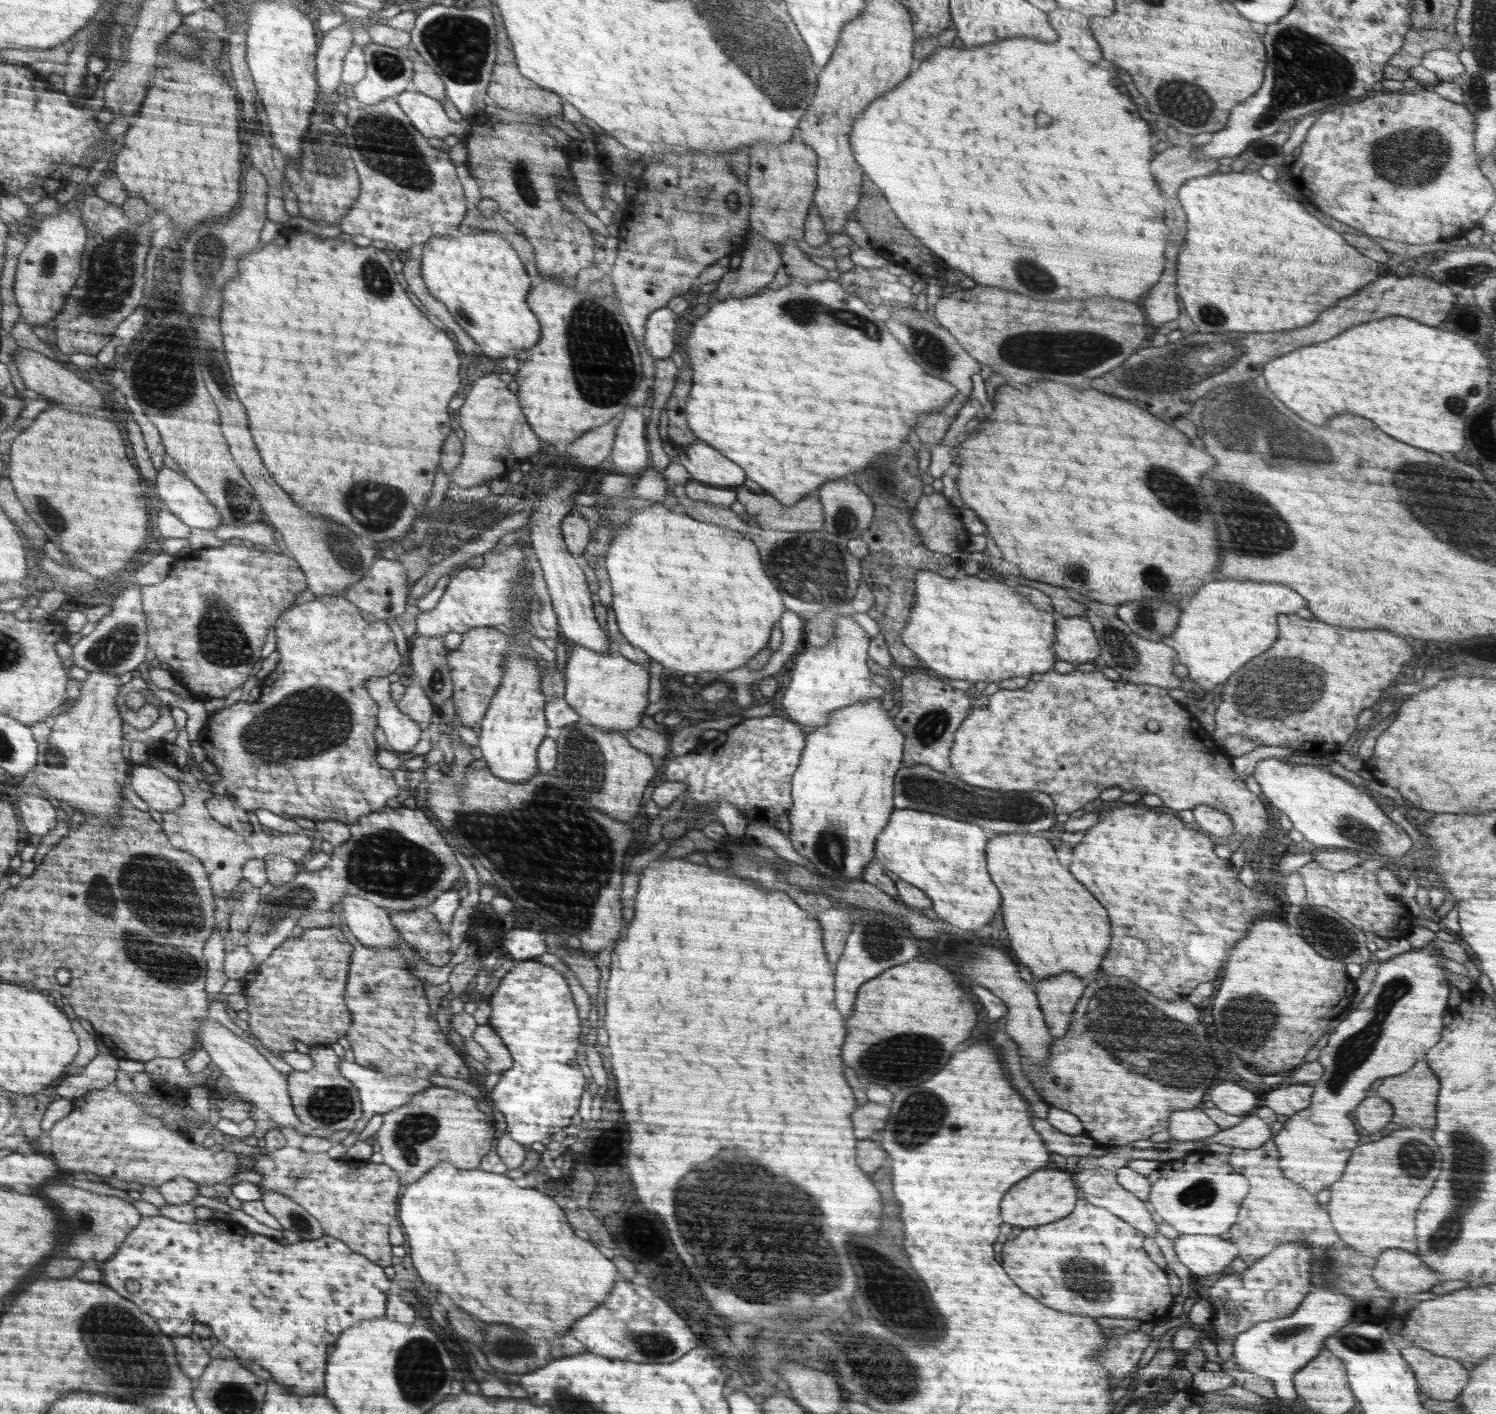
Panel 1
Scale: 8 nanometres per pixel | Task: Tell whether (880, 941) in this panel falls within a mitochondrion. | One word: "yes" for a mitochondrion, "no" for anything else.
yes

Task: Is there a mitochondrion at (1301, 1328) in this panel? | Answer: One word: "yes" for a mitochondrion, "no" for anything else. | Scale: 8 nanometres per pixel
yes

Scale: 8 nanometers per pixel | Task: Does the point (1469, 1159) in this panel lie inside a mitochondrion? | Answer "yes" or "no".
yes

